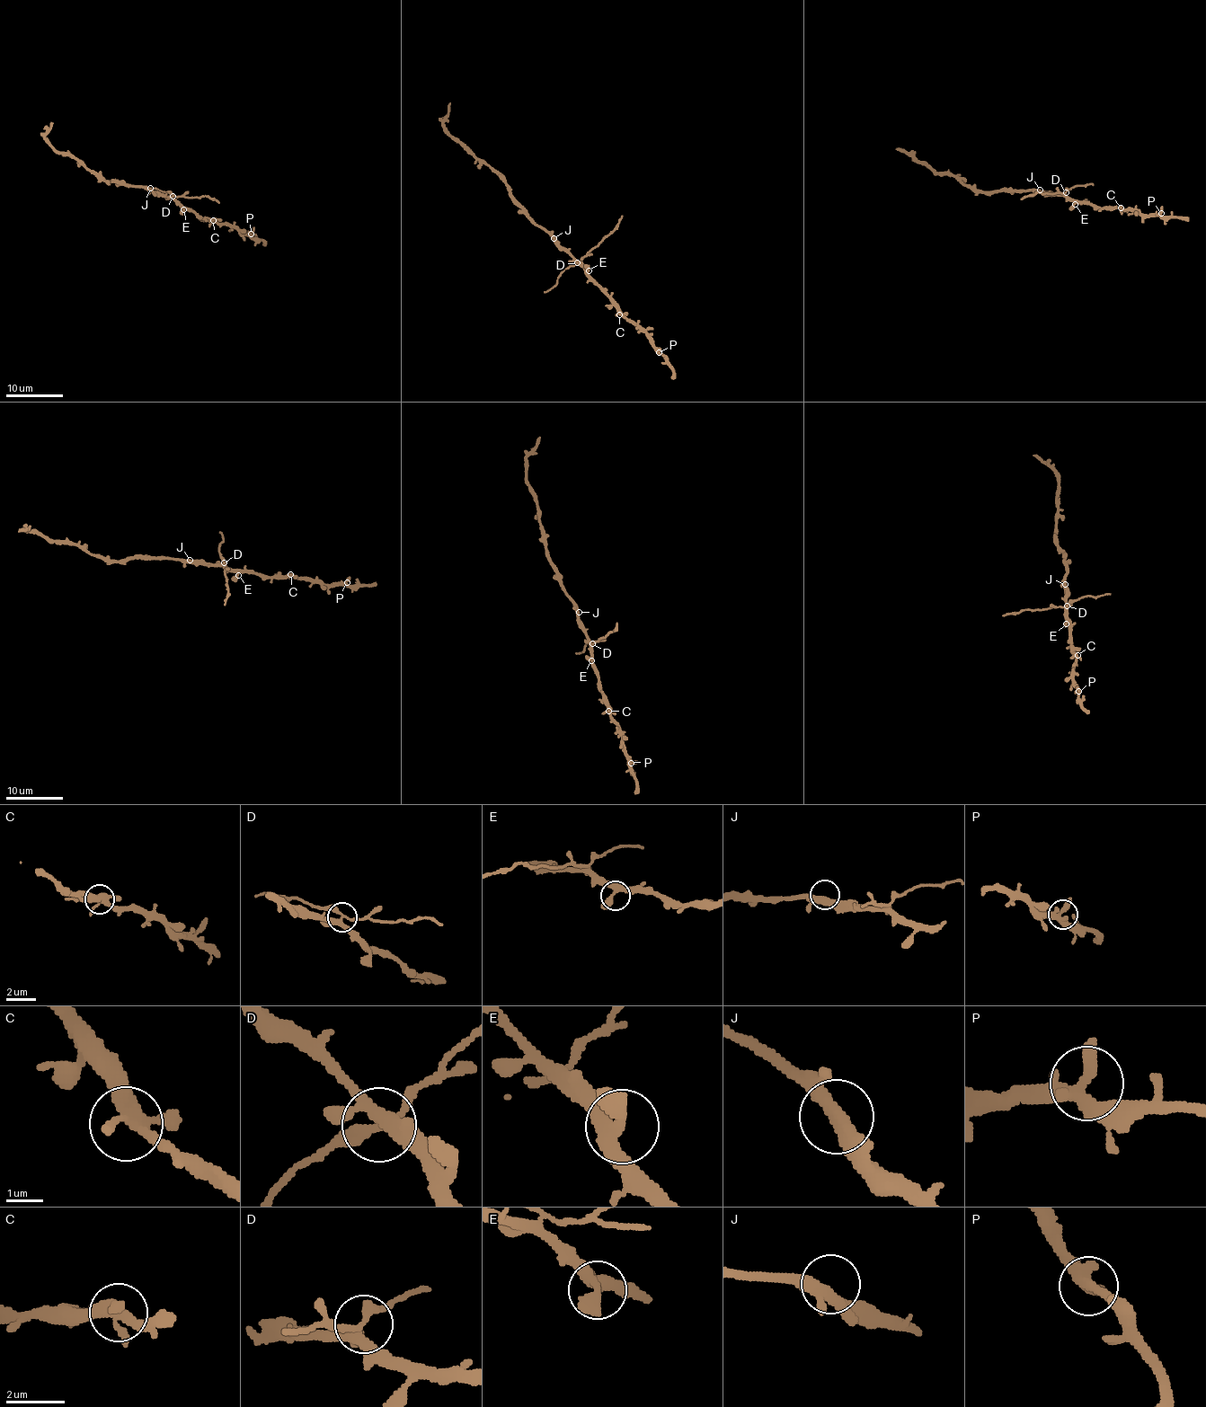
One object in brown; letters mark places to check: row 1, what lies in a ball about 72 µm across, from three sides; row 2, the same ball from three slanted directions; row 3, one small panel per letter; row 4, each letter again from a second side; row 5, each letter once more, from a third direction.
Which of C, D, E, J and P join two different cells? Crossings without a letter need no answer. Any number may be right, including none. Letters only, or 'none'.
D

